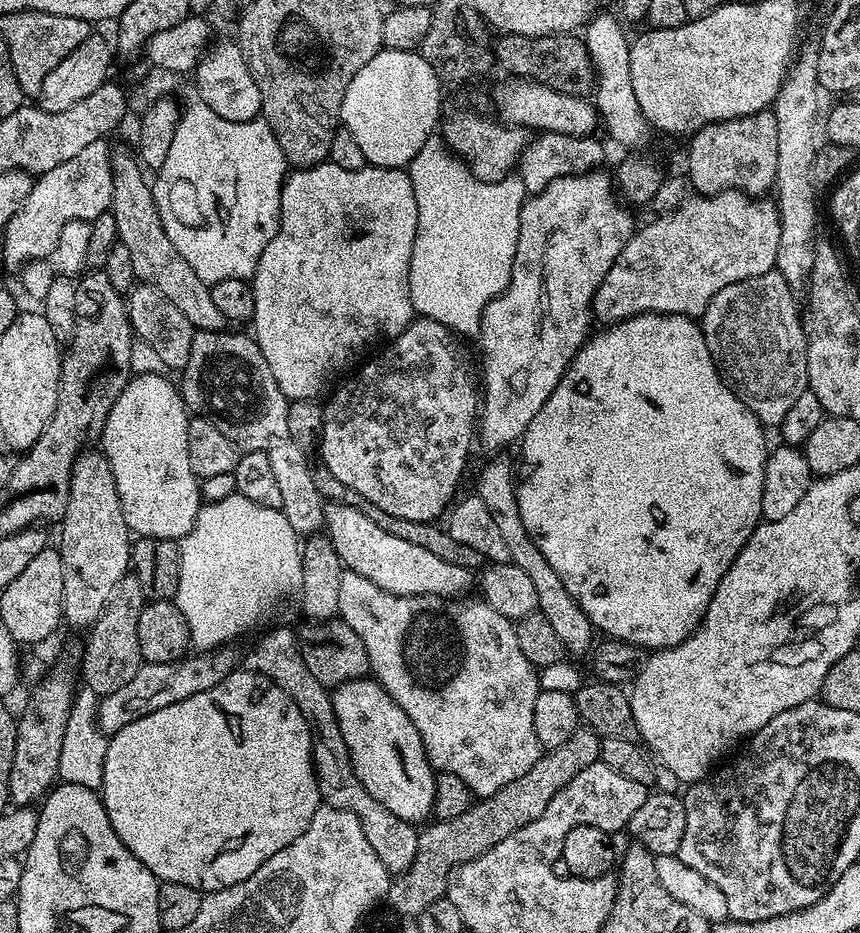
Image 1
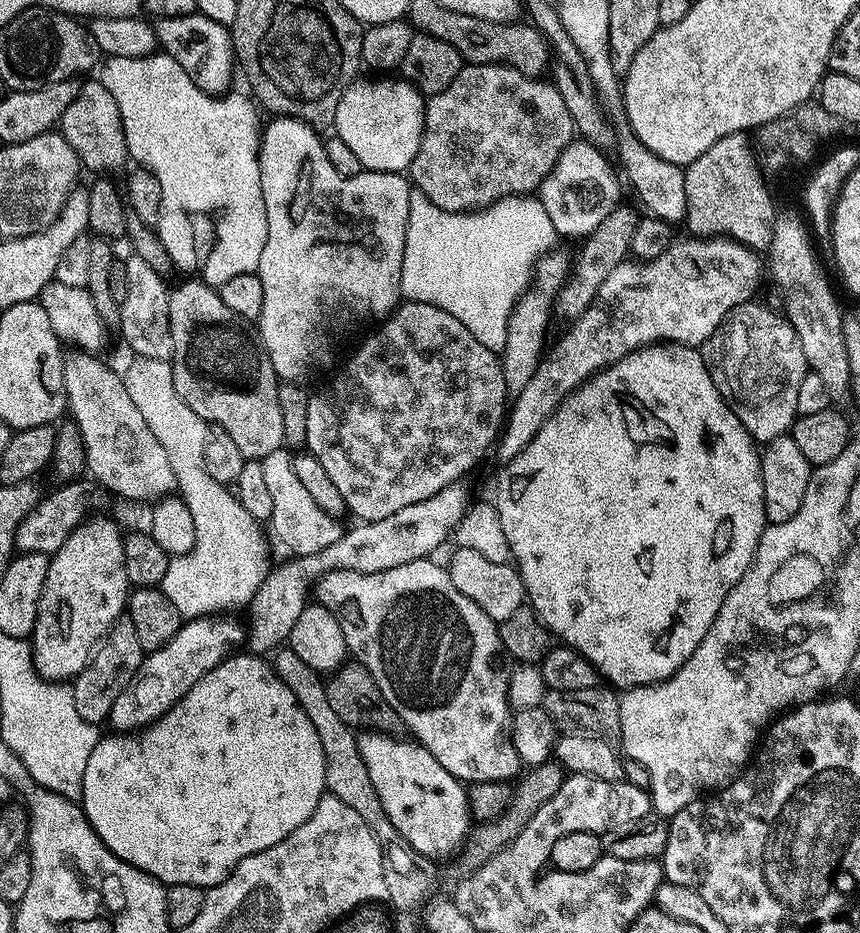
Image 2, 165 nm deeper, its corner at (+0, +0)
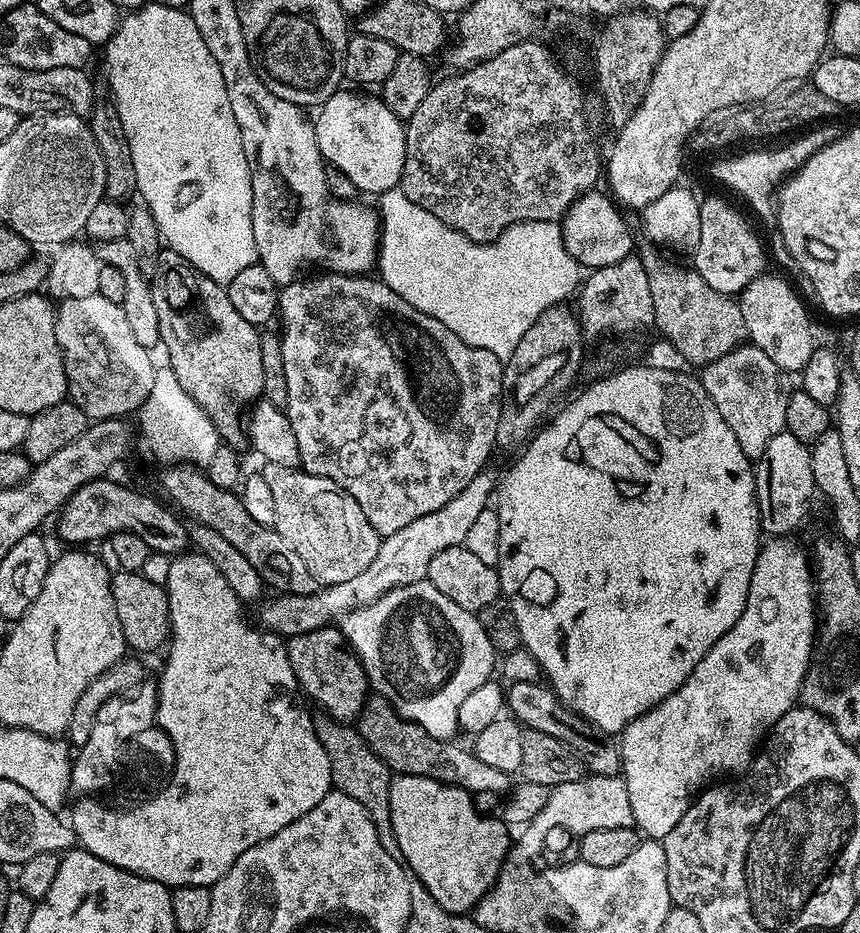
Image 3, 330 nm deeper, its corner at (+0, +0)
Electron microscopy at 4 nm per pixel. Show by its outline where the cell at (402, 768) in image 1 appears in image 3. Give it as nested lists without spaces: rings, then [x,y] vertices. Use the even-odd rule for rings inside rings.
[[[397,775],[390,786],[390,822],[398,842],[399,859],[418,881],[419,887],[425,888],[442,910],[457,914],[471,913],[494,886],[510,847],[509,825],[503,819],[483,816],[472,800],[475,800],[473,793],[421,776]]]

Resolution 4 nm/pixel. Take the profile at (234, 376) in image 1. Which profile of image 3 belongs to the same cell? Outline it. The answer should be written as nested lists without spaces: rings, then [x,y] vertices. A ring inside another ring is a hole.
[[[172,248],[161,251],[160,264],[150,283],[154,306],[158,306],[160,344],[168,351],[167,367],[178,374],[182,390],[212,419],[221,441],[227,447],[243,449],[246,424],[242,412],[240,416],[240,407],[259,401],[264,390],[261,329],[234,310],[225,285],[197,272],[193,264]]]

